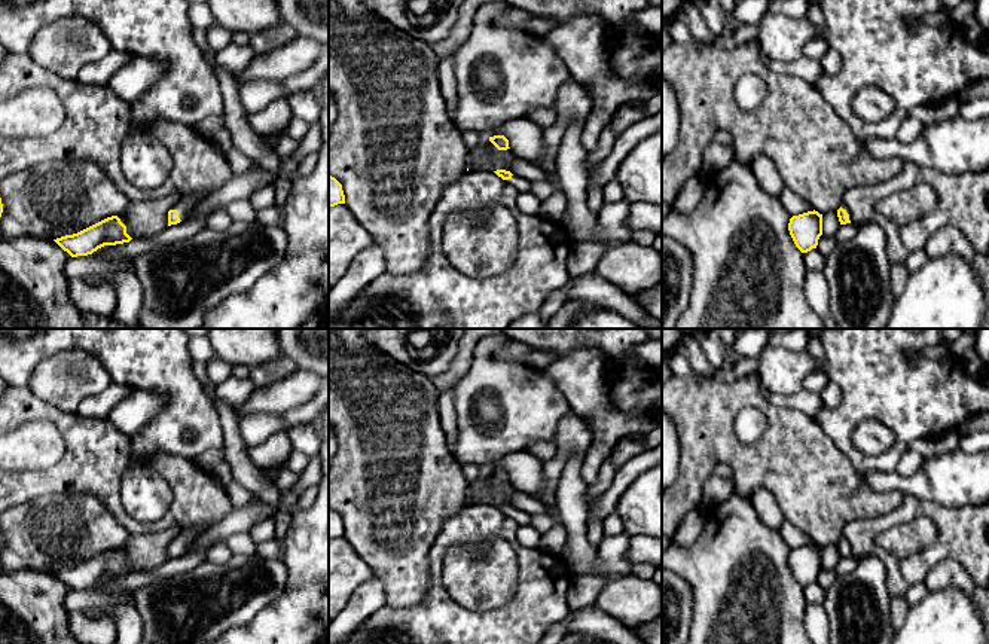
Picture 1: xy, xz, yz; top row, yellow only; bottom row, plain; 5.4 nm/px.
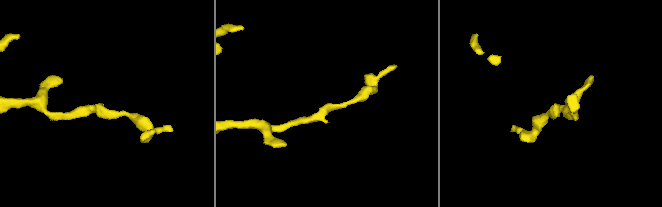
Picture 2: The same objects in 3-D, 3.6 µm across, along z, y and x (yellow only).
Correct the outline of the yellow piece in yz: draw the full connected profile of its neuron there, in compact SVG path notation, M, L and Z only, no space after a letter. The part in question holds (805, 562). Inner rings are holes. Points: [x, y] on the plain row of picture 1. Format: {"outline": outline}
{"outline": "M814 543L793 549L788 556L788 564L796 580L802 586L808 586L816 582L818 573L822 568L822 547Z"}

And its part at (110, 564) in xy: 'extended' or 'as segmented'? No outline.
as segmented

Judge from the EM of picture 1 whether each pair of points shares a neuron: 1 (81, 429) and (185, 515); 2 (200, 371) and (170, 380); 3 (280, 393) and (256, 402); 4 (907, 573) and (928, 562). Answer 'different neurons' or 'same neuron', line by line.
1: same neuron
2: different neurons
3: same neuron
4: same neuron

